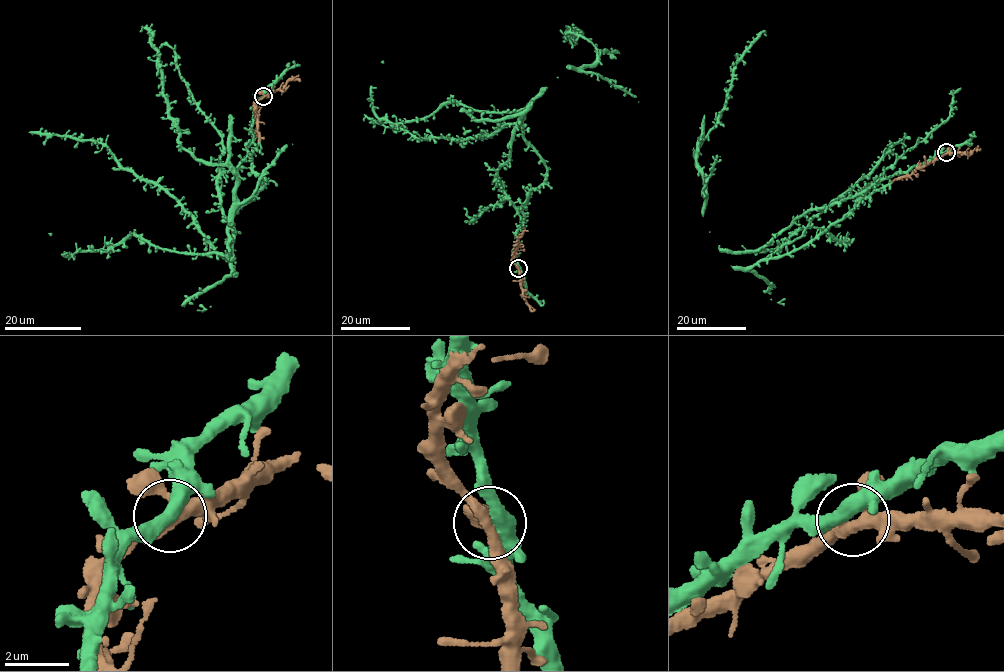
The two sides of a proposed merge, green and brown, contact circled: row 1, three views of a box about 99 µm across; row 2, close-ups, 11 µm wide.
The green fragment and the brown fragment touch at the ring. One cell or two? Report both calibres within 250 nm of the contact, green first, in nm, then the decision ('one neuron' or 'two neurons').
calibres 440 and 280 nm; one neuron

